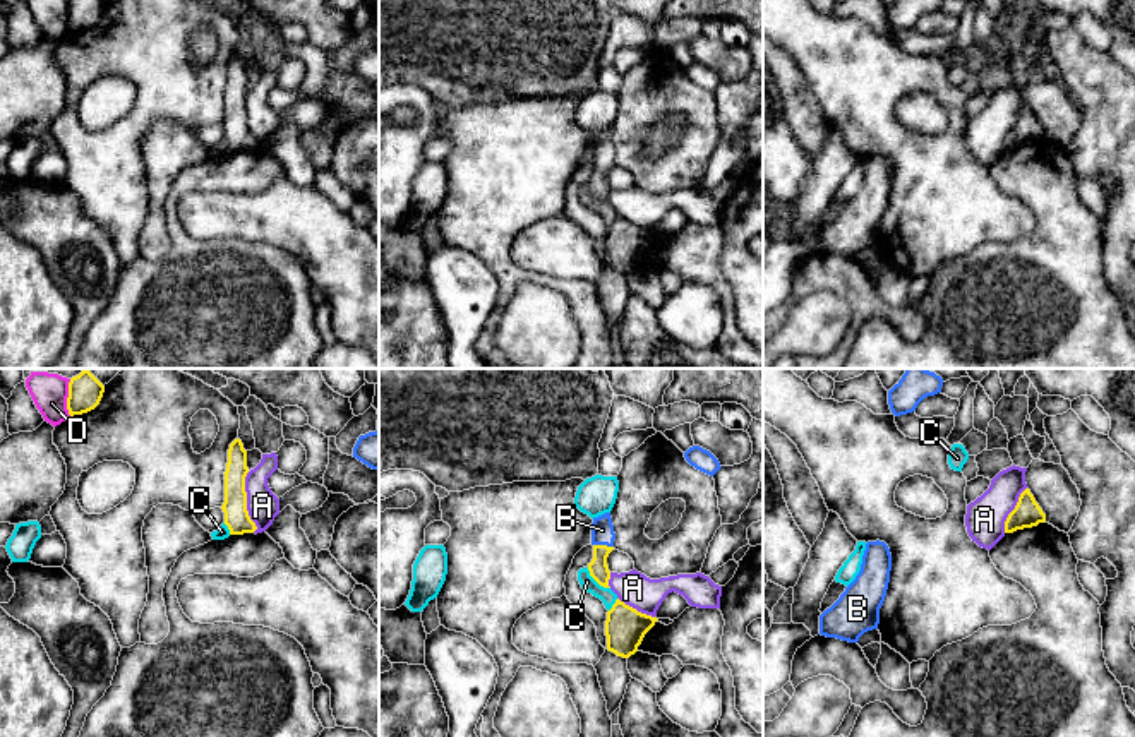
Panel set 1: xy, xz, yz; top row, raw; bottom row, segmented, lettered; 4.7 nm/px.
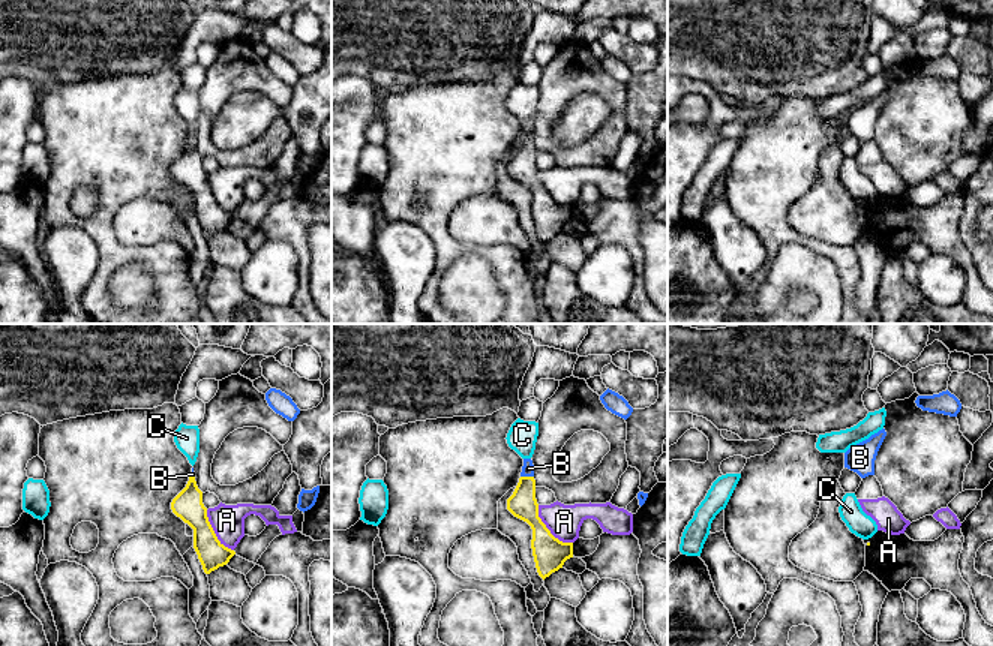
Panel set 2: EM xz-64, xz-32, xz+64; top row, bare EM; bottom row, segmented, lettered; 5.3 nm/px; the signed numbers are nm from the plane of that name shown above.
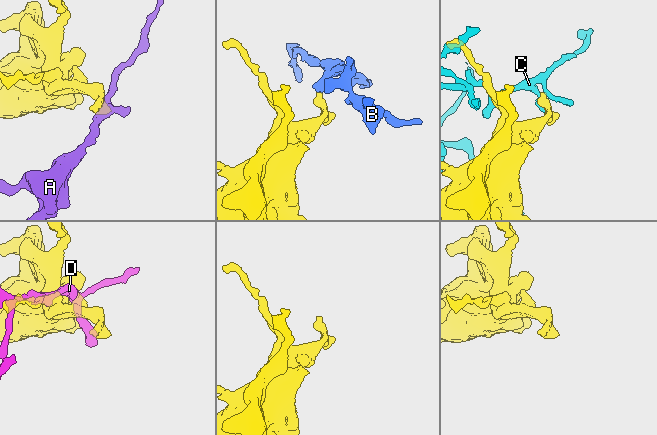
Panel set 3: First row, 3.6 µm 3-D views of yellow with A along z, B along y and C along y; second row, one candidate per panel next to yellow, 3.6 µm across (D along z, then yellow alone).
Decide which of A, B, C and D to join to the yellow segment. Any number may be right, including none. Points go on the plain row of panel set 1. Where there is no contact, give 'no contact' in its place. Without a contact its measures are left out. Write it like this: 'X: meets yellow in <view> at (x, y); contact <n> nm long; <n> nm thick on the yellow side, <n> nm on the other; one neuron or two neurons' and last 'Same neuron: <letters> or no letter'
A: meets yellow in xy at (246, 119); contact 280 nm long; 120 nm thick on the yellow side, 150 nm on the other; two neurons
B: meets yellow in xz at (604, 161); contact 100 nm long; 90 nm thick on the yellow side, 110 nm on the other; one neuron
C: meets yellow in xz at (597, 197); contact 150 nm long; 90 nm thick on the yellow side, 70 nm on the other; two neurons
D: meets yellow in xy at (67, 16); contact 150 nm long; 140 nm thick on the yellow side, 150 nm on the other; two neurons
Same neuron: B

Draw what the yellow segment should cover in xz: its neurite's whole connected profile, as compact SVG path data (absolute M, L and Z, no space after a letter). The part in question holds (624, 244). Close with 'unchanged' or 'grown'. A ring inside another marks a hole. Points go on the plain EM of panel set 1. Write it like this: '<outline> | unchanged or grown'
M617 214L607 228L607 266L617 273L629 274L638 267L645 250L657 237L657 233L641 230Z | unchanged

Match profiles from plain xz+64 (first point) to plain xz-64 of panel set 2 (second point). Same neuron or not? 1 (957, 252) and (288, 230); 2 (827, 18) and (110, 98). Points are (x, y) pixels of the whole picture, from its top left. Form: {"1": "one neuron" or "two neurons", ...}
{"1": "one neuron", "2": "two neurons"}

